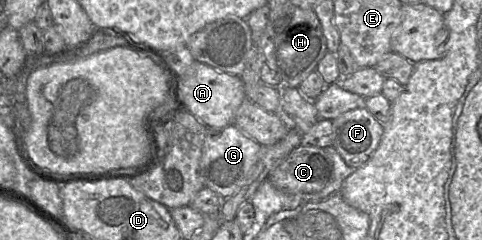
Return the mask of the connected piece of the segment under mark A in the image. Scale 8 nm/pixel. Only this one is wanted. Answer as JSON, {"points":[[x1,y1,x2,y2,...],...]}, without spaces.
{"points":[[195,59,184,75,177,73,175,93,179,106,187,109,207,128,223,128,234,123,235,113,246,99,245,85,239,76,218,71]]}

